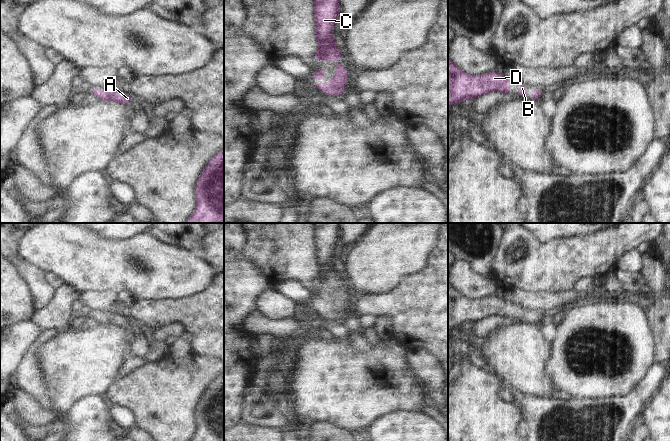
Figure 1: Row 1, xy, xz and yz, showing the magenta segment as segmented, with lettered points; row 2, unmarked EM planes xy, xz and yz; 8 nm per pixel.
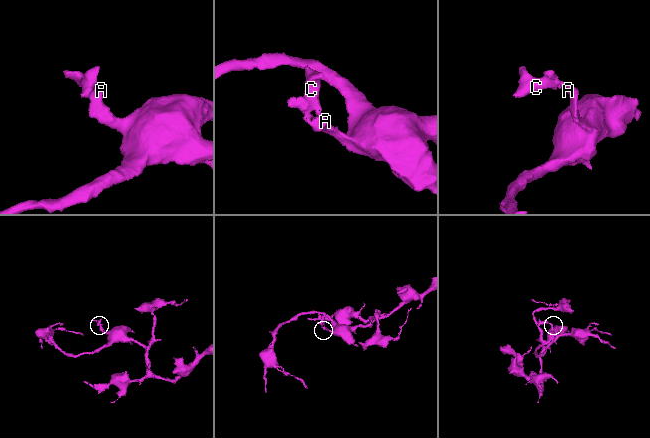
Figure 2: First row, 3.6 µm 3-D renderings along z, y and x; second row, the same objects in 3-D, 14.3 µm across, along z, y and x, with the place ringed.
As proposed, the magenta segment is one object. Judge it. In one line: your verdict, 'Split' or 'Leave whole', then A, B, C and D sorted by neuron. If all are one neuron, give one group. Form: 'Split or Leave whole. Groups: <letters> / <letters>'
Leave whole. Groups: A B C D.

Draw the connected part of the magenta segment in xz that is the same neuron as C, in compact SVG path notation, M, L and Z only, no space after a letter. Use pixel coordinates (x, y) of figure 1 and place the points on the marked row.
M314 0L314 21L317 53L314 61L342 60L339 46L334 38L334 24L340 13L339 0Z

